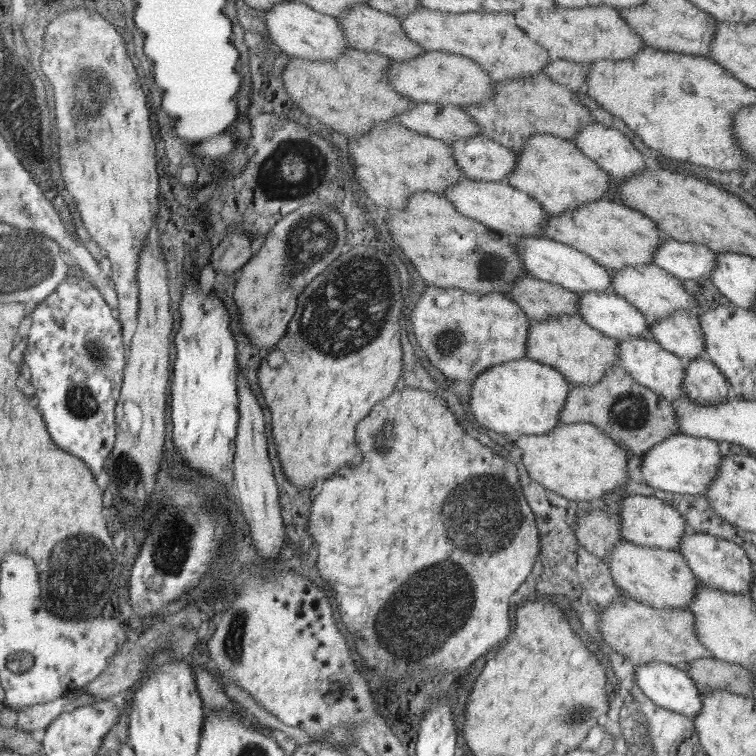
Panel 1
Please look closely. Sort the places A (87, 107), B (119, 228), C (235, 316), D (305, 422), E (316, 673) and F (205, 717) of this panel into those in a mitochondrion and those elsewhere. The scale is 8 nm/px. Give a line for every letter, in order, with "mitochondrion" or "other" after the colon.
A: mitochondrion
B: other
C: other
D: other
E: other
F: other

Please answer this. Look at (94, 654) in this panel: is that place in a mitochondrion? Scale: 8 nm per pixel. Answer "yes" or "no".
no

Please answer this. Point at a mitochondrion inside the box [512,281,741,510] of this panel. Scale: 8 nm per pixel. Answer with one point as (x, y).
(630, 410)

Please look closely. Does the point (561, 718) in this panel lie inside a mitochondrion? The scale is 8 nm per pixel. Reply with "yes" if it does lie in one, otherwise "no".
yes

